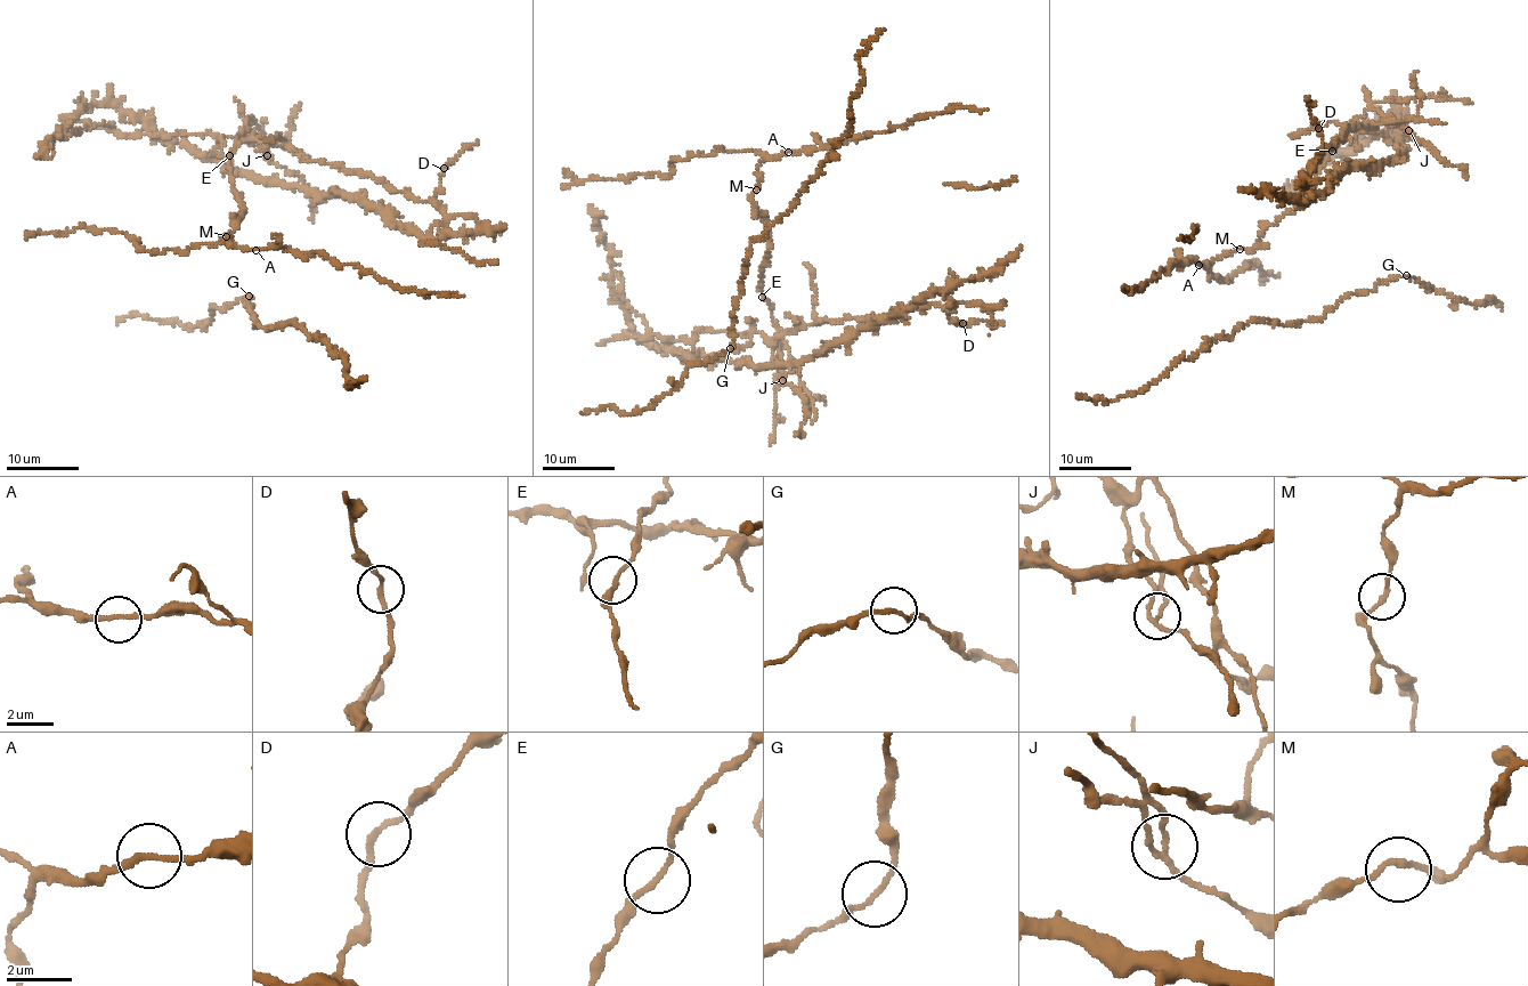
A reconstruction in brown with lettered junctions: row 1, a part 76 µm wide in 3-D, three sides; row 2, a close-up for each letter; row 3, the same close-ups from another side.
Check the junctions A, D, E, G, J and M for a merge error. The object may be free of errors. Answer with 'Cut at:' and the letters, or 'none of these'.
Cut at: J

